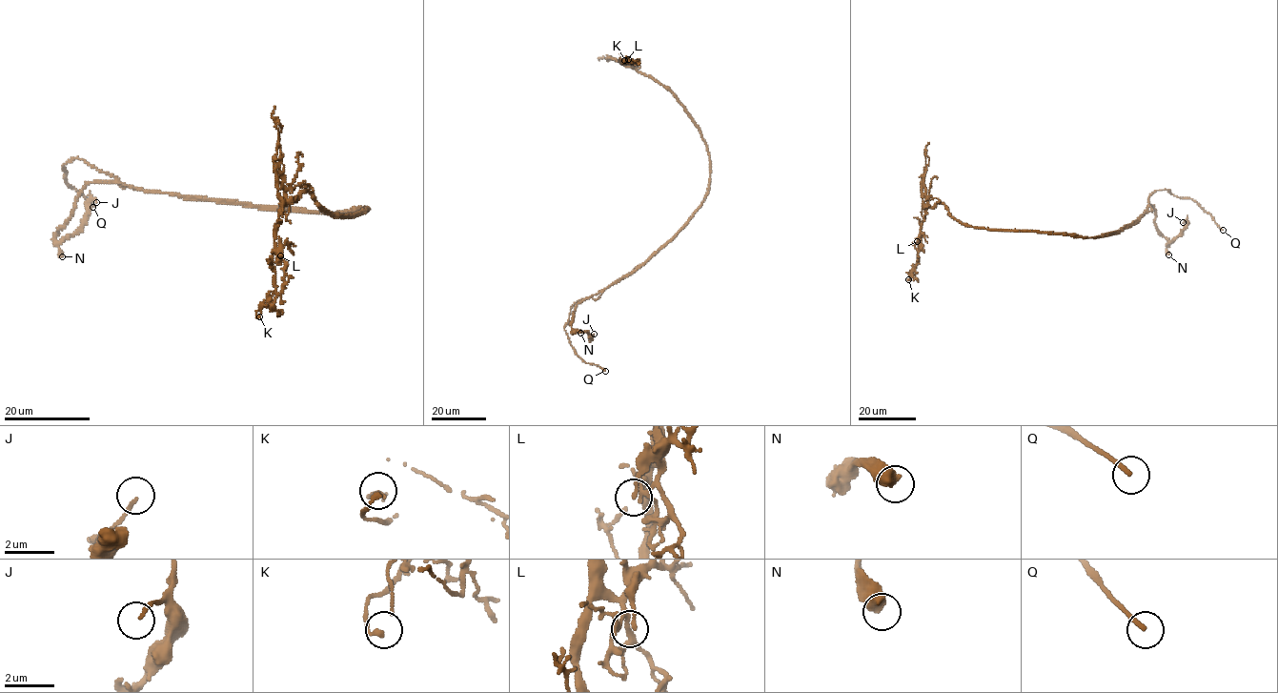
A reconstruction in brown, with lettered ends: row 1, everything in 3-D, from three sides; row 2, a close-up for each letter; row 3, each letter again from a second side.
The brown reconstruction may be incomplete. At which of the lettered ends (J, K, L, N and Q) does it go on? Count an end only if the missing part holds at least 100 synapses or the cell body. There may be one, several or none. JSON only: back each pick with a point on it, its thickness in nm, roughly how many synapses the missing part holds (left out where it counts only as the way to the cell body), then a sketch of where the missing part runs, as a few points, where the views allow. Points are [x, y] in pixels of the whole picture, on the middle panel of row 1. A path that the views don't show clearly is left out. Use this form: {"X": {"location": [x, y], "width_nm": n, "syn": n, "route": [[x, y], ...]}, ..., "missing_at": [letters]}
{"Q": {"location": [605, 371], "width_nm": 180}, "missing_at": ["Q"]}

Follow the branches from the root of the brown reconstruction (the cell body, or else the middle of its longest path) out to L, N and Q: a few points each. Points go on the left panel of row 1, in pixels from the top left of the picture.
L: (334, 213), (369, 210), (353, 217), (334, 217), (307, 192), (286, 201), (280, 209), (274, 240), (280, 255)
N: (334, 213), (144, 192), (120, 182), (91, 182), (80, 192), (72, 215), (55, 236), (55, 245), (62, 256)
Q: (334, 213), (144, 192), (122, 185), (83, 159), (71, 158), (63, 166), (65, 179), (92, 207)

